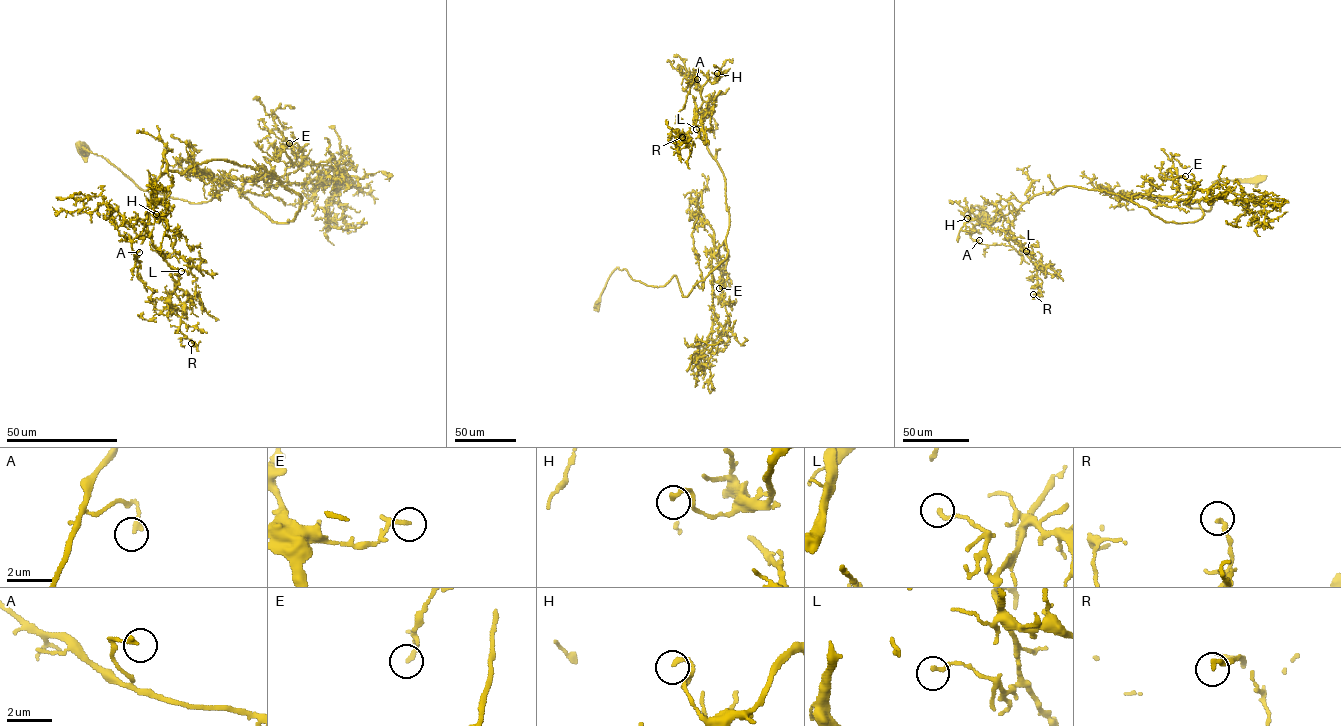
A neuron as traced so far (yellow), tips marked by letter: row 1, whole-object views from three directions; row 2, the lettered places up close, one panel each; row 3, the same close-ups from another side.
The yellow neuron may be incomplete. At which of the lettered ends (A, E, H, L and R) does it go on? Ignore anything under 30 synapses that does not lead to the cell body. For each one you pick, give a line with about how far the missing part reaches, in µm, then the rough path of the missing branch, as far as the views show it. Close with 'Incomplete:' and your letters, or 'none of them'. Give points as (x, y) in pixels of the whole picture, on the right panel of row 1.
Incomplete: none of them

